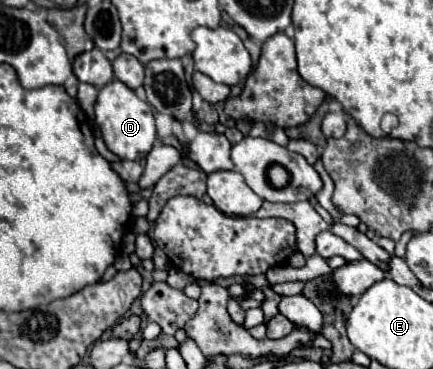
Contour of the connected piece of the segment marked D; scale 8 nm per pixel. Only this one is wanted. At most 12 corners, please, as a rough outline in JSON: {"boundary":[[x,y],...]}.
{"boundary":[[118,79],[98,91],[94,123],[120,159],[156,141],[146,101]]}

